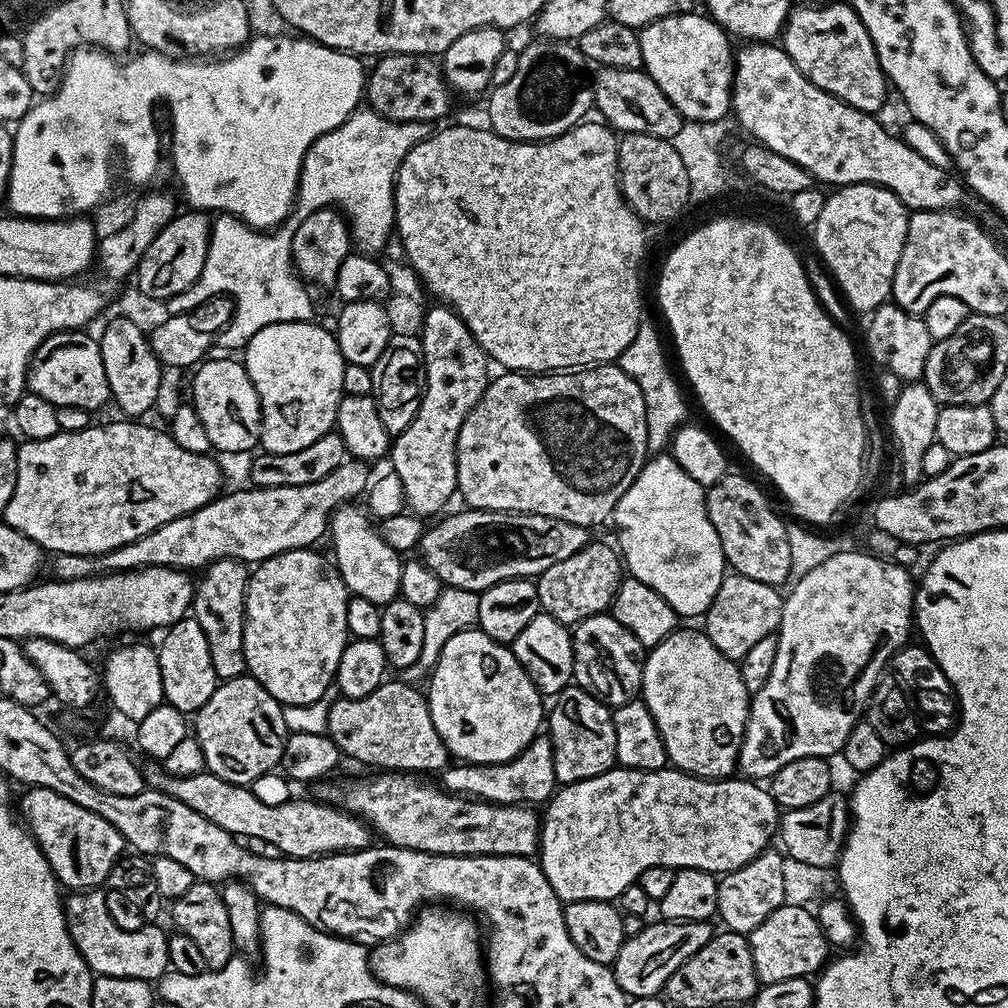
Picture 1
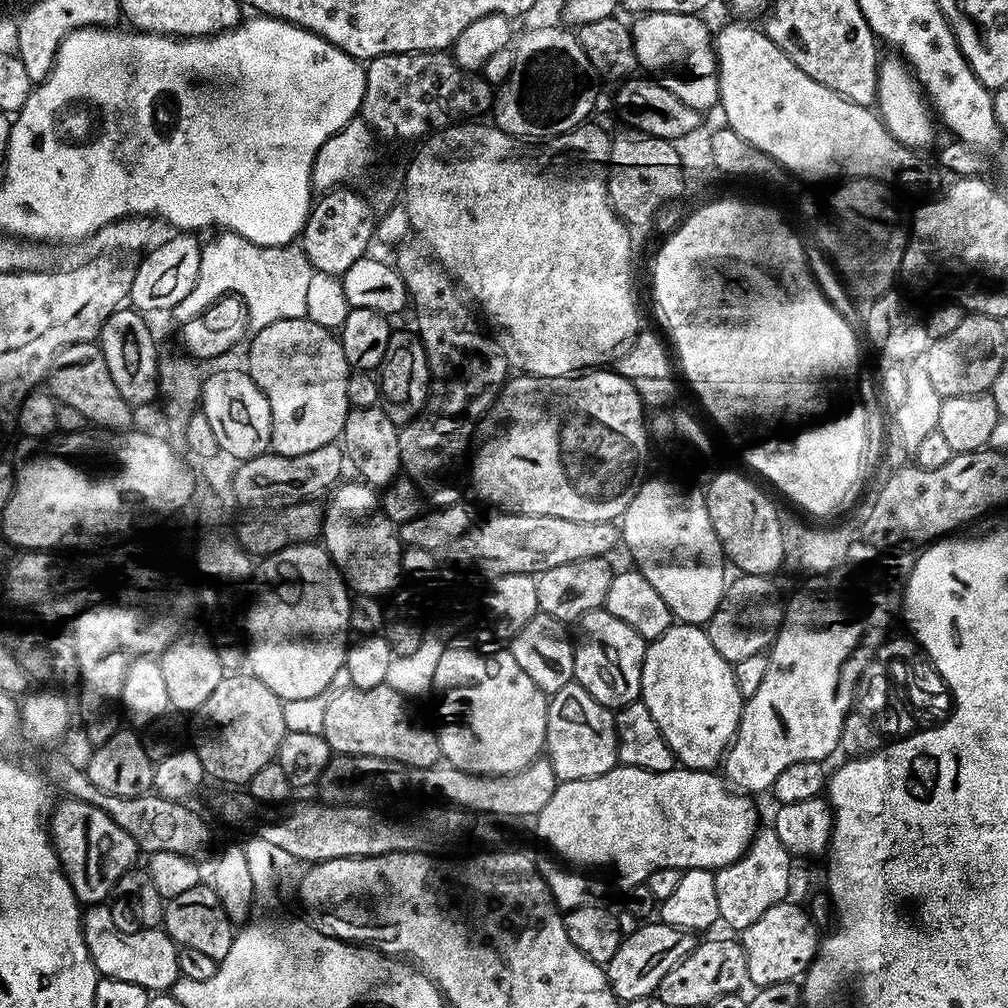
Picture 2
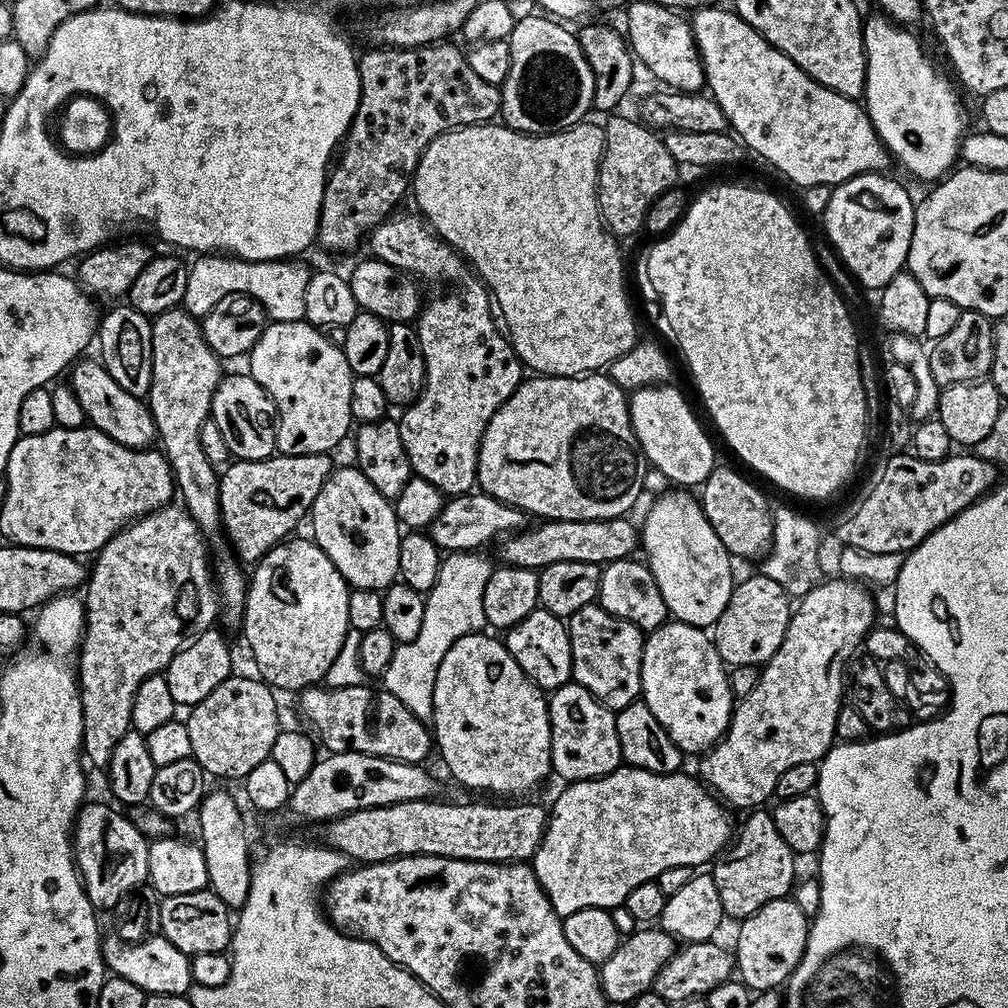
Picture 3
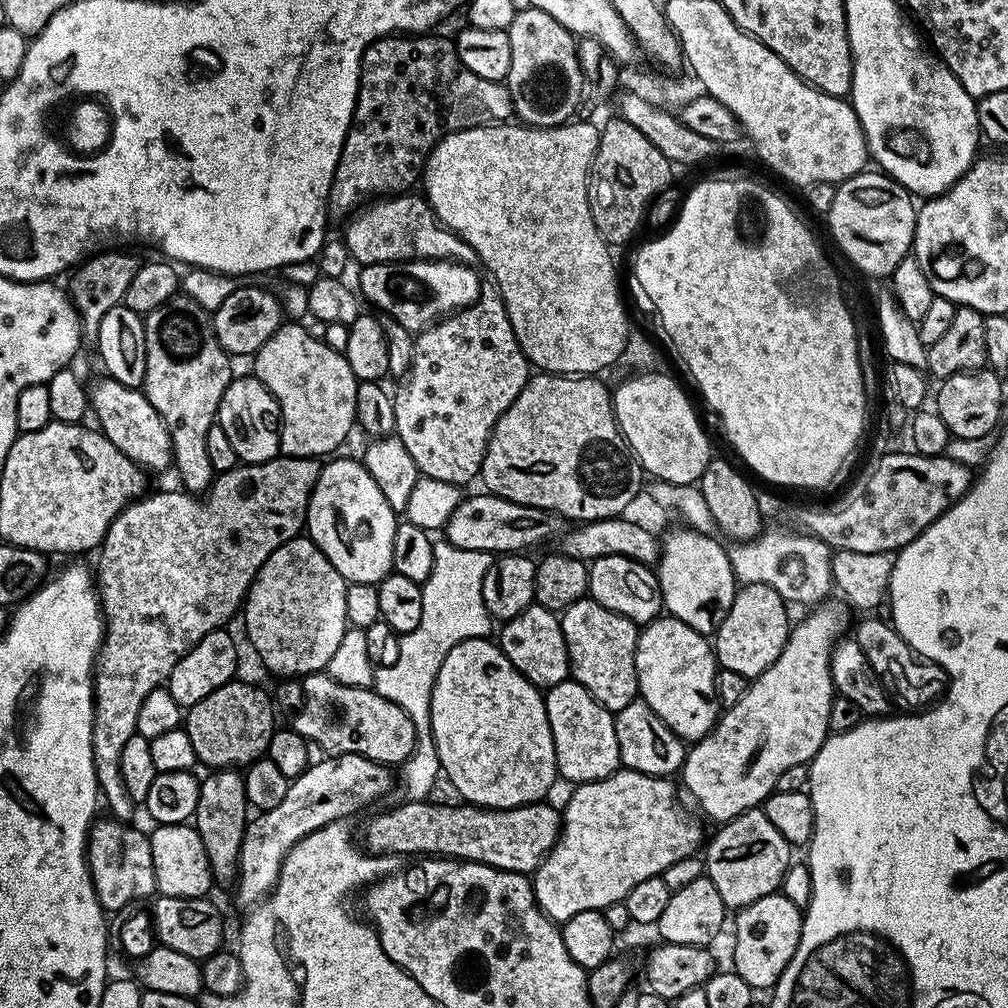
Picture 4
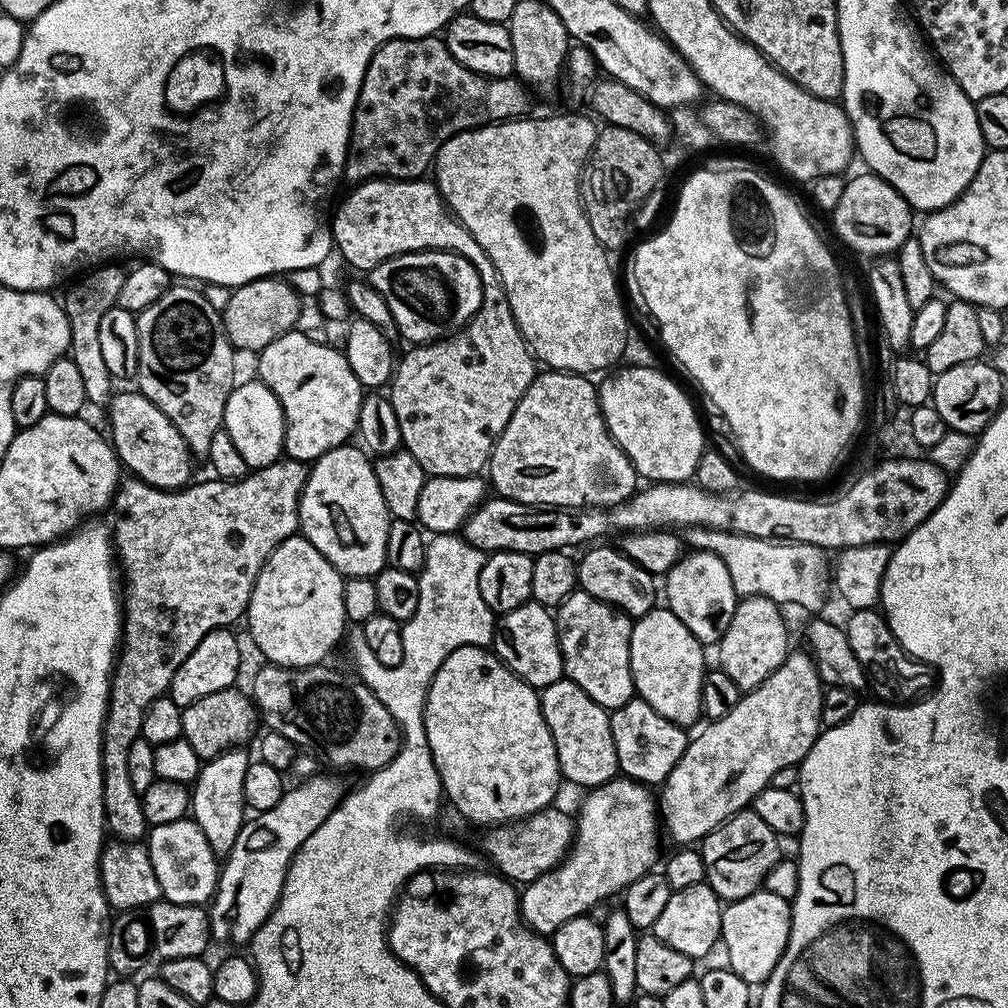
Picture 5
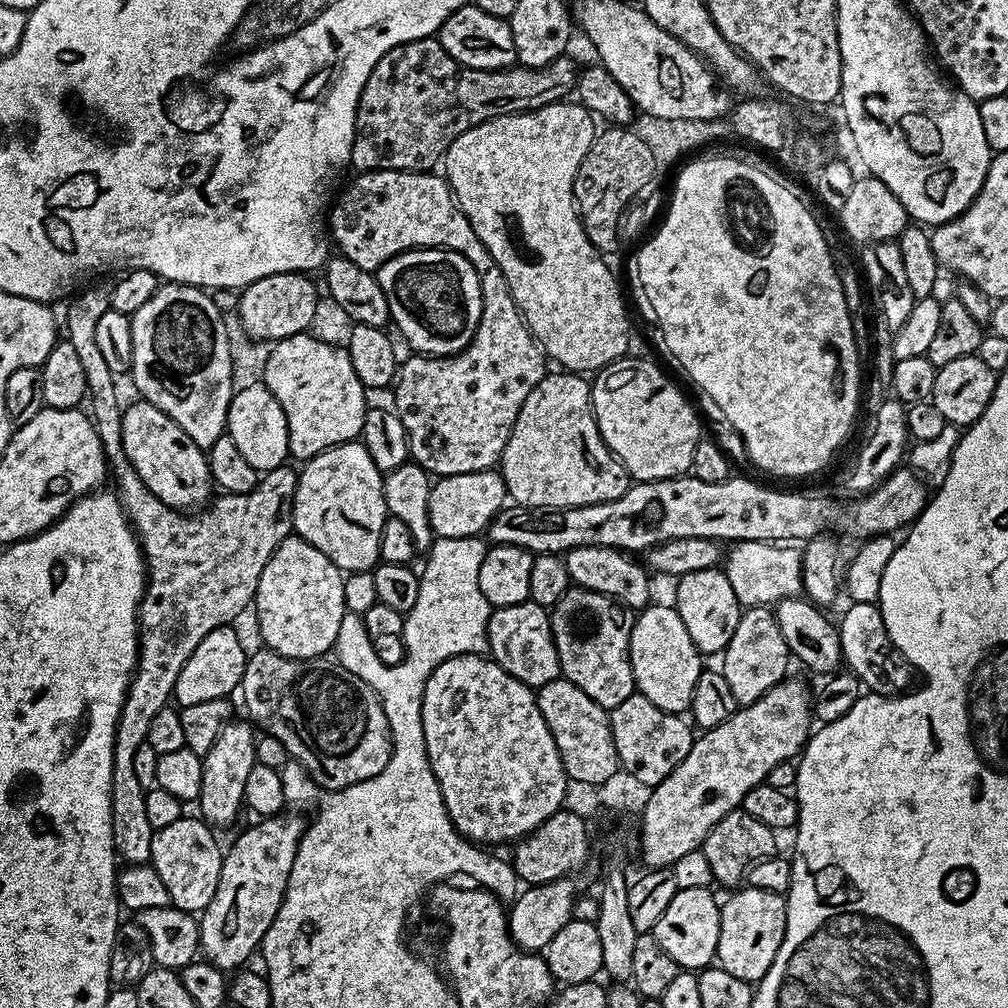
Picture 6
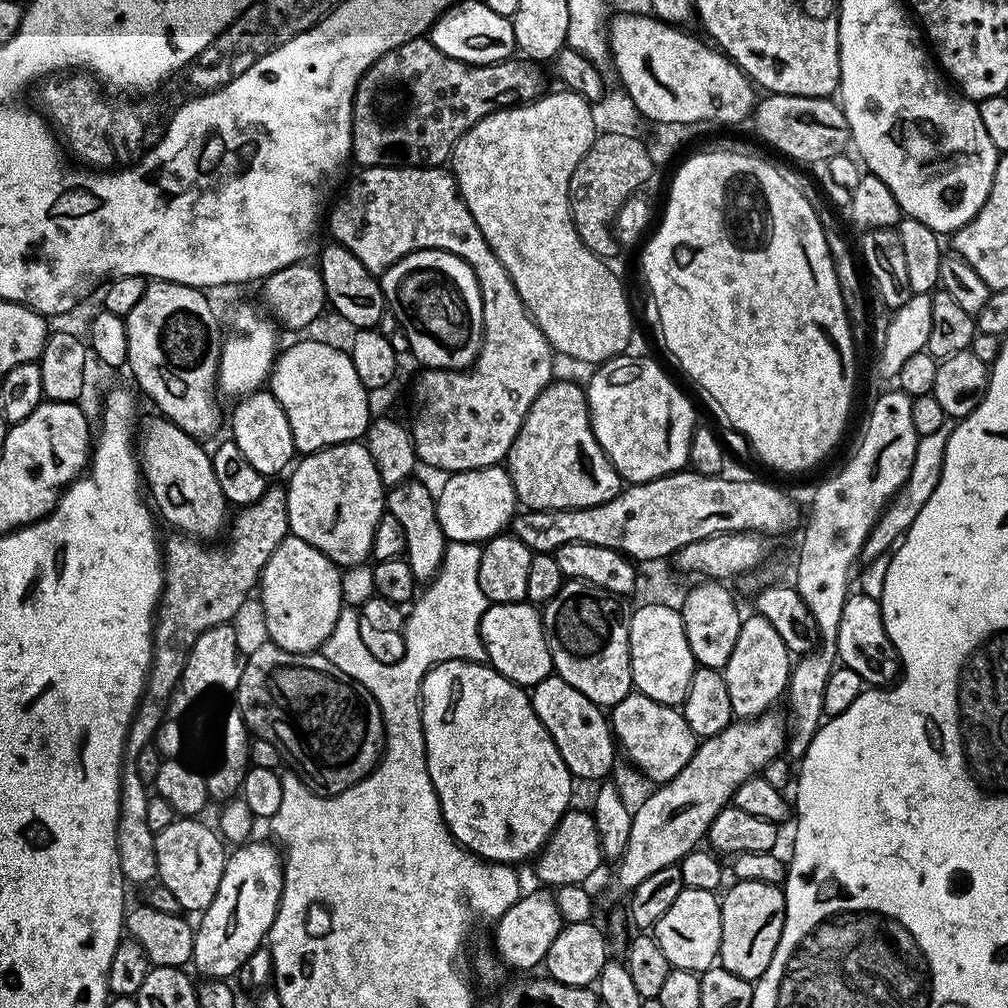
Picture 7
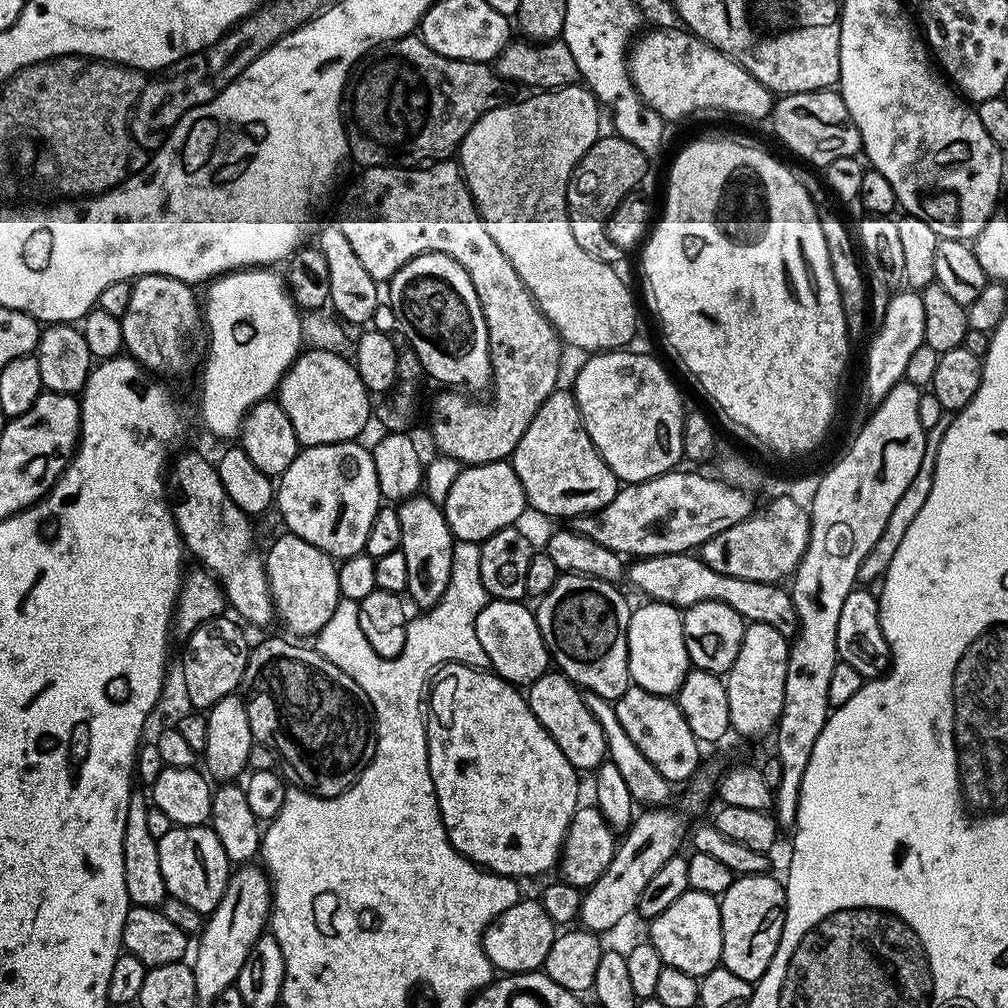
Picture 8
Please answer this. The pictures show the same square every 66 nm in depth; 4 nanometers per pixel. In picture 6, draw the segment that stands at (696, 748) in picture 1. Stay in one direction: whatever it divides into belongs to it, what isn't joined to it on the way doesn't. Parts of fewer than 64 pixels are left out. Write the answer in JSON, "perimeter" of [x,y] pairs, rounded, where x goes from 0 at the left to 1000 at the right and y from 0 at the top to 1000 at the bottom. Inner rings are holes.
{"perimeter":[[[647,597],[628,614],[623,652],[634,689],[645,692],[649,700],[662,706],[679,708],[686,703],[688,681],[696,666],[696,649],[688,641],[670,602]]]}

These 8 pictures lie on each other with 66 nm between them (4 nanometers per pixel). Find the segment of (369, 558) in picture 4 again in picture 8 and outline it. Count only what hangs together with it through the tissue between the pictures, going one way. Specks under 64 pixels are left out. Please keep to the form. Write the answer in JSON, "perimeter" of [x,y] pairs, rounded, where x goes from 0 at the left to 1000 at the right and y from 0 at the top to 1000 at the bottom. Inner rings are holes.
{"perimeter":[[[357,438],[303,443],[295,448],[292,458],[288,458],[285,466],[277,472],[272,500],[275,505],[278,503],[278,512],[286,523],[283,525],[289,531],[308,538],[308,542],[315,542],[315,546],[334,557],[358,551],[363,542],[363,533],[367,530],[367,522],[371,522],[371,510],[375,510],[379,503],[375,470],[371,466],[368,447],[360,444]]]}

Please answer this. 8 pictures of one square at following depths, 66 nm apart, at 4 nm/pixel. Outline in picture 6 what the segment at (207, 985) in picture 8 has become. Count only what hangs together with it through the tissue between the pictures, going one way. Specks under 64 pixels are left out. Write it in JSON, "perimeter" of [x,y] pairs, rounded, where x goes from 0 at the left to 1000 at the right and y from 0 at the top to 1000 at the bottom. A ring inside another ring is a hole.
{"perimeter":[[[267,810],[253,814],[251,821],[246,821],[230,838],[225,838],[220,855],[220,867],[216,871],[216,883],[212,883],[212,891],[208,891],[208,899],[204,899],[198,914],[198,944],[201,951],[219,962],[237,961],[250,947],[255,947],[261,938],[264,923],[272,915],[276,903],[282,894],[284,879],[288,871],[288,863],[292,859],[292,847],[296,847],[298,832],[302,829],[304,813],[298,810]]]}

